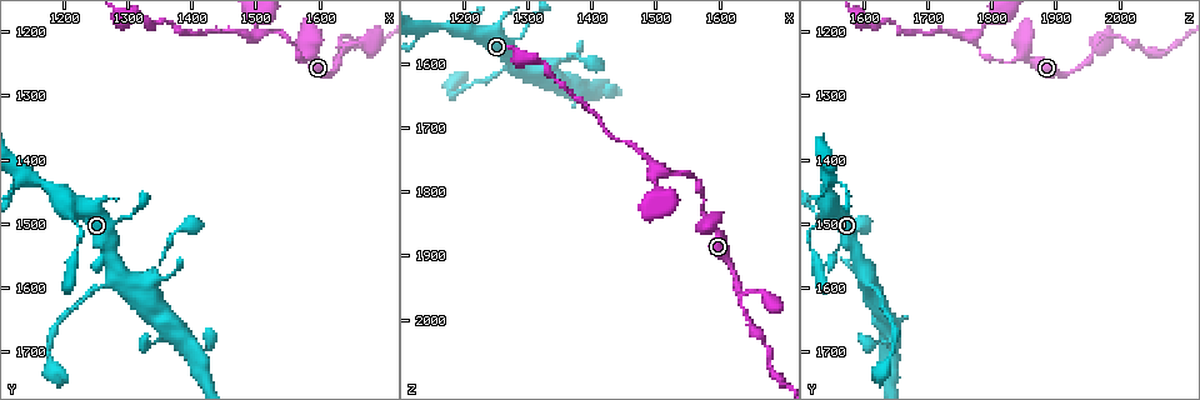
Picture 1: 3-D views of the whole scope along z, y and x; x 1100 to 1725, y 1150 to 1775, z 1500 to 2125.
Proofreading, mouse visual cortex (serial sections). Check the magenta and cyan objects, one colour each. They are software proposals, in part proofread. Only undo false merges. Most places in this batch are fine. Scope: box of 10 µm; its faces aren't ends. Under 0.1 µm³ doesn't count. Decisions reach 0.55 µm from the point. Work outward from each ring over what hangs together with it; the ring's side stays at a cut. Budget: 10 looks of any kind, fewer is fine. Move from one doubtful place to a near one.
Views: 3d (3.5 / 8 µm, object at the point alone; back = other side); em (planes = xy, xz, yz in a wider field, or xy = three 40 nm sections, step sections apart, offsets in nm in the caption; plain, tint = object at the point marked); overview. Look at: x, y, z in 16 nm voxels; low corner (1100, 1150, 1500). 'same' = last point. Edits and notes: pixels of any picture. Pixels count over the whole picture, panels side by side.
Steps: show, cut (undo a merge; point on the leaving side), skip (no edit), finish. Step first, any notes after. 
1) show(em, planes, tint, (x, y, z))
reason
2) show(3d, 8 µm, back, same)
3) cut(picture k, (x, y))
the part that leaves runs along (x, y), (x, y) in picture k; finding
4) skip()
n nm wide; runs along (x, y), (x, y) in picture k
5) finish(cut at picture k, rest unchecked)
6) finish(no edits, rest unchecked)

show(3d, 8 µm, back, (1145, 1430, 1545))
looks like a crossing

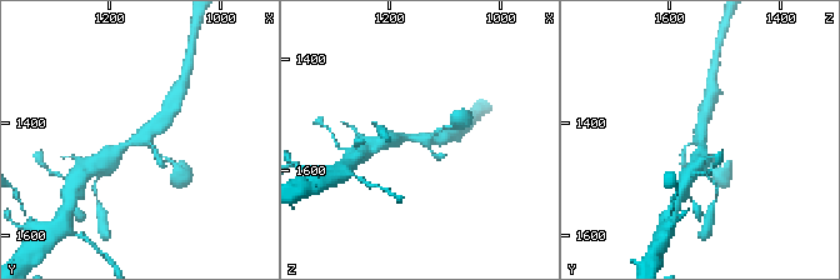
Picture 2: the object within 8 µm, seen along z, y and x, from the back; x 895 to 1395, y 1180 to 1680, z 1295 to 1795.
show(em, planes, tint, same)
shape alone is not enough

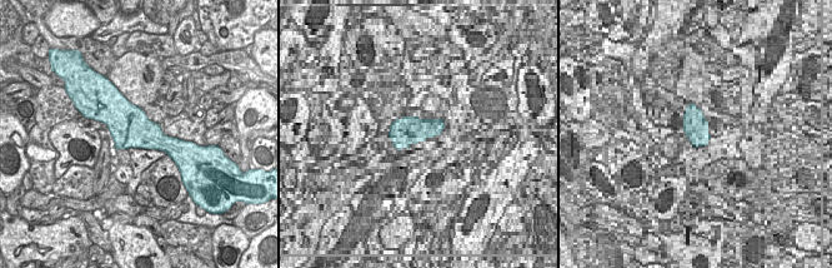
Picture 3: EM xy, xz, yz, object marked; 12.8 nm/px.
skip()
arms of 100, 150, 350, 450 nm; runs along (106, 159), (139, 140), (164, 113) in picture 2; one cell here

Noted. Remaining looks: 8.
show(3d, 8 µm, (1510, 1200, 1770))
three-way junction

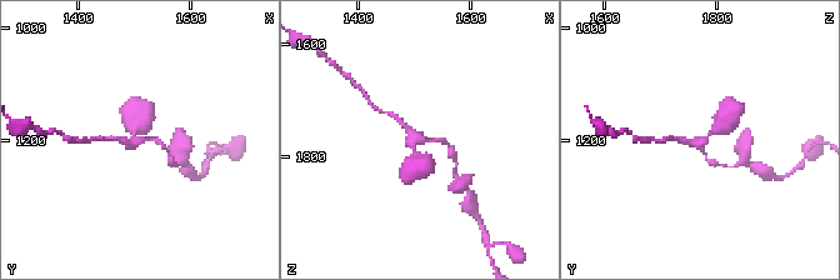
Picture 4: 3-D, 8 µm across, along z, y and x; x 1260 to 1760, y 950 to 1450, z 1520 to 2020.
show(3d, 3.5 µm, same)
zoom in

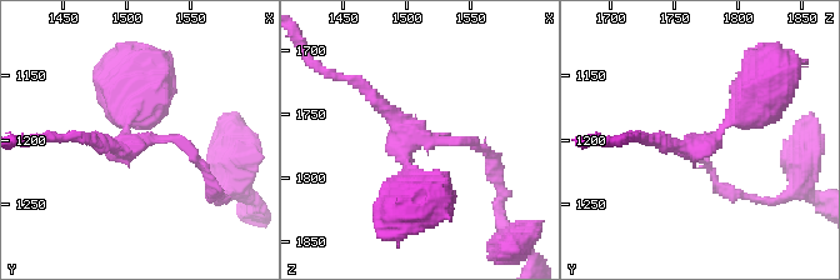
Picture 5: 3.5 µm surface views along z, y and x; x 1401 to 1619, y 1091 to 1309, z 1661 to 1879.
show(em, planes, tint, (1508, 1204, 1766))
3 arms; arms of 150, 200, 300 nm; now the EM

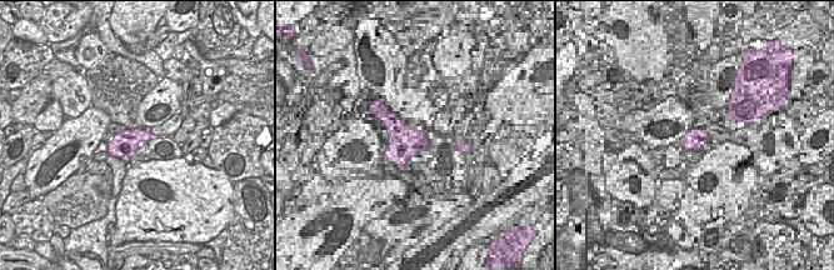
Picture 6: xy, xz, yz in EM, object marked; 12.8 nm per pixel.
skip()
runs along (204, 170), (178, 139), (124, 143), (131, 96) in picture 5; all the same cell

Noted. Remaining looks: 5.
show(3d, 3.5 µm, (1635, 1230, 1960))
abrupt turn

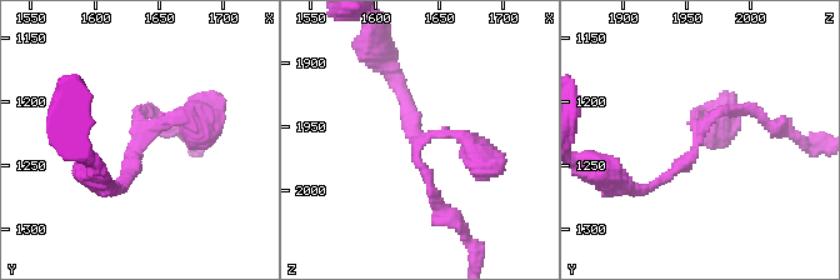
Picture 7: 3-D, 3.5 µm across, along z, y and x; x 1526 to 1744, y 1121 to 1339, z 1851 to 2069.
show(em, xy, step 2, tint, (1636, 1226, 1960))
3 arms; arms of 150, 150, 250 nm; now the EM

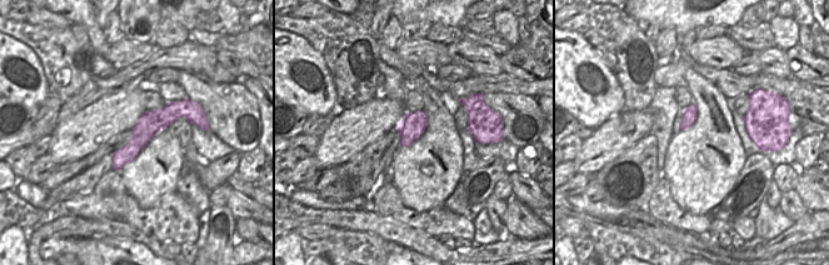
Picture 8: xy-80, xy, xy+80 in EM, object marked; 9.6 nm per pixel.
skip()
runs along (184, 114), (161, 118), (115, 166) in picture 8; all the same cell

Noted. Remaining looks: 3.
show(3d, 3.5 µm, (1290, 1580, 1605))
small branch off a trunk

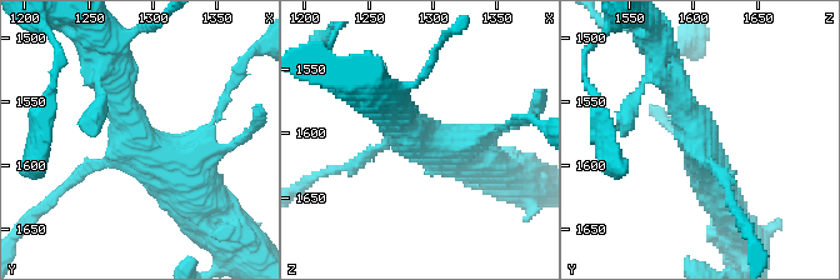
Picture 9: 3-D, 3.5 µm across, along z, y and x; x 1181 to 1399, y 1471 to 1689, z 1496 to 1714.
show(em, xy, step 2, tint, (1288, 1576, 1604))
need the tissue

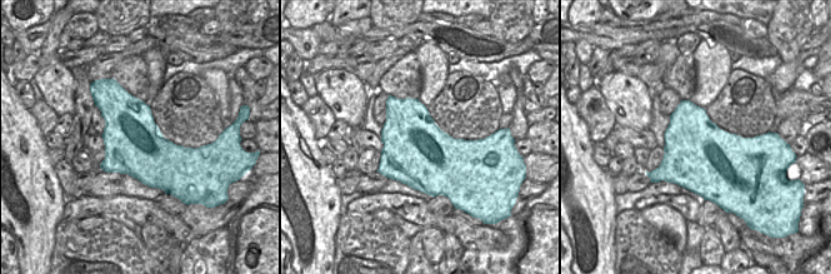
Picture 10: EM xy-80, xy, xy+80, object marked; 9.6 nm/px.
show(em, xy, step 1, tint, same)

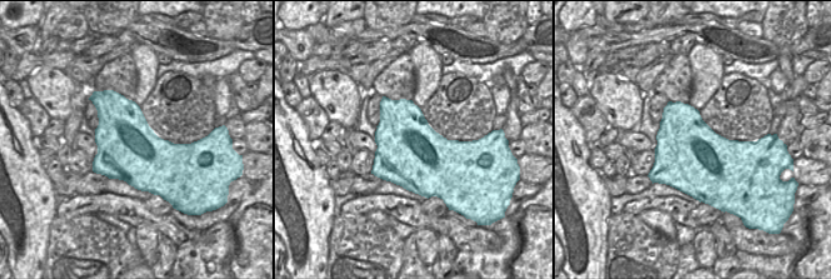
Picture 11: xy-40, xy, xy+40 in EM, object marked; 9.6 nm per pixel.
skip()
650 nm wide; runs along (109, 68), (133, 133), (198, 198) in picture 9; all the same cell

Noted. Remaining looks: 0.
finish(no edits, rest unchecked)

